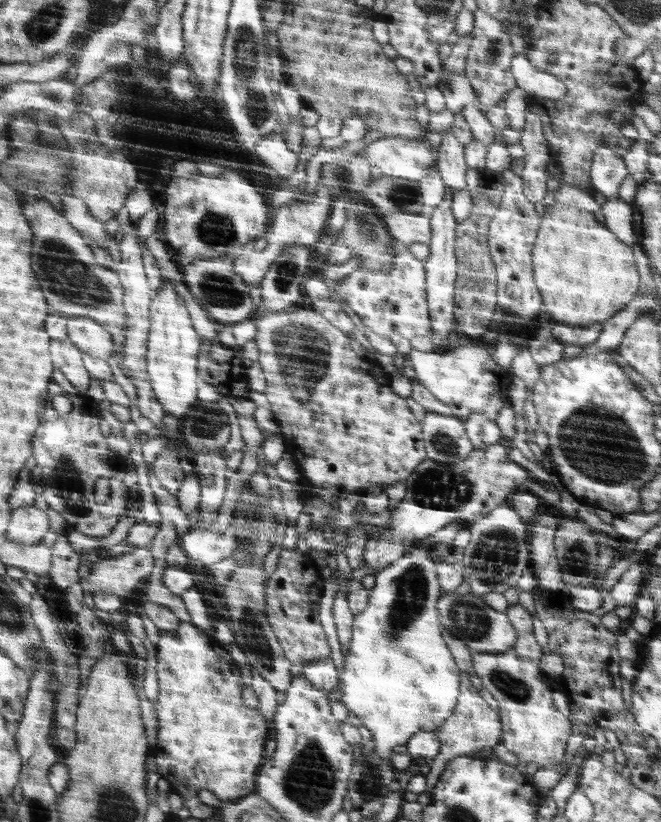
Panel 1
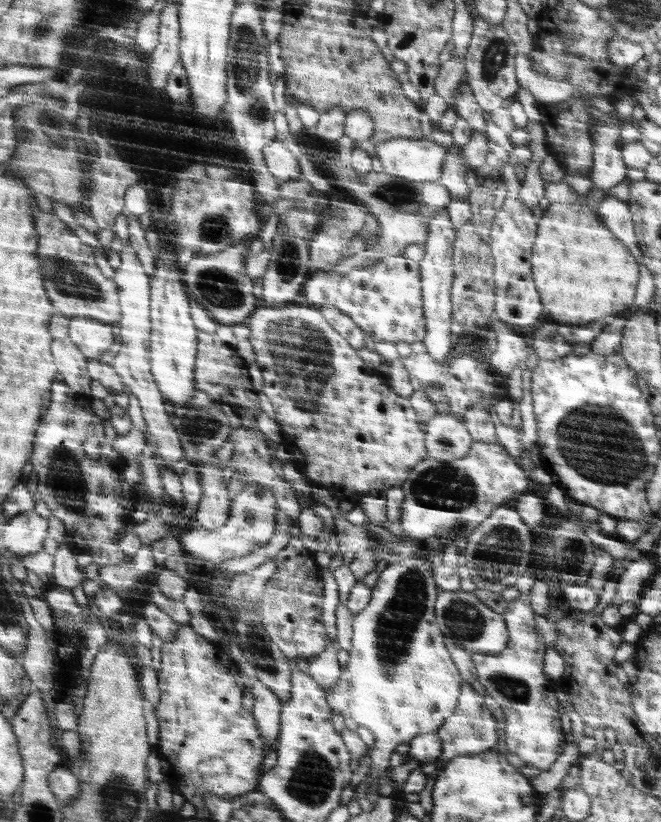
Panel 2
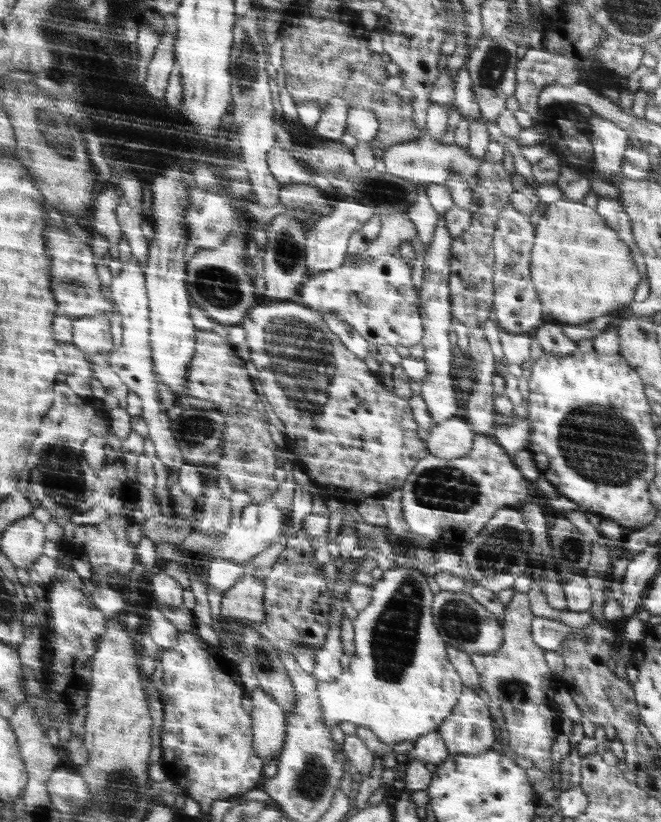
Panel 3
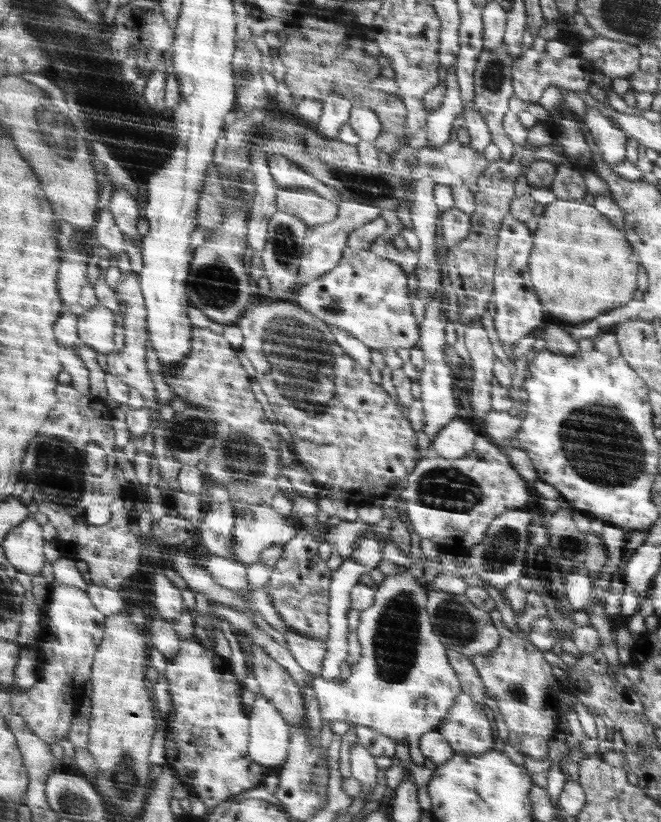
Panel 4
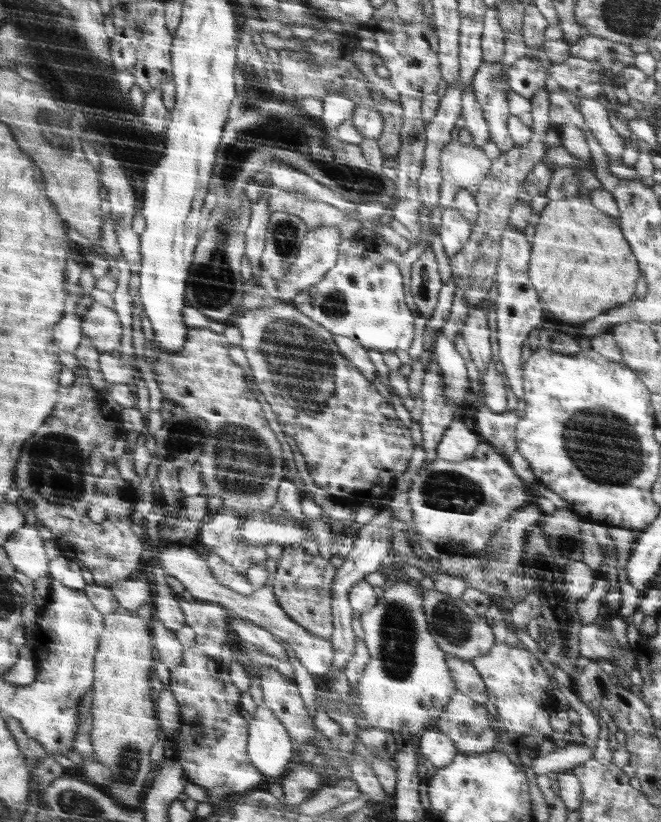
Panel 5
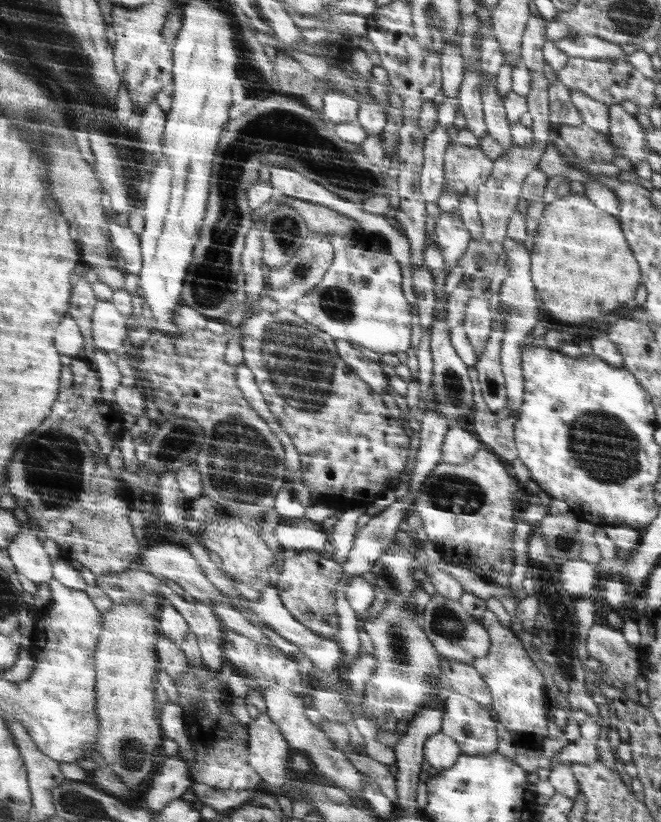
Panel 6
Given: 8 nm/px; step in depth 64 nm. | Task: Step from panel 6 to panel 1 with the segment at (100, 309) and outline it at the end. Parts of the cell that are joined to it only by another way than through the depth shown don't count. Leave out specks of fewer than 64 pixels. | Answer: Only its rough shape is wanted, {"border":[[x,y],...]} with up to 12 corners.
{"border":[[88,316],[69,317],[69,337],[92,356],[114,352],[113,332]]}

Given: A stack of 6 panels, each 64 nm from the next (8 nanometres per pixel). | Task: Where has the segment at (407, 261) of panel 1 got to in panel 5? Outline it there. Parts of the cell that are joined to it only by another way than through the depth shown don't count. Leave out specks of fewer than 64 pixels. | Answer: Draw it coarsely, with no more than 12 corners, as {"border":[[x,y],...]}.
{"border":[[342,239],[294,304],[336,336],[408,350],[398,266]]}

